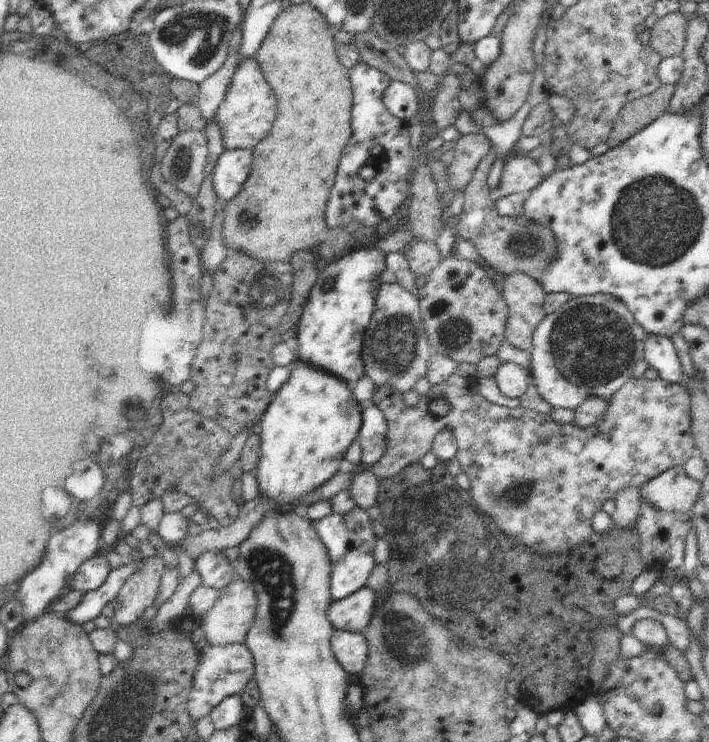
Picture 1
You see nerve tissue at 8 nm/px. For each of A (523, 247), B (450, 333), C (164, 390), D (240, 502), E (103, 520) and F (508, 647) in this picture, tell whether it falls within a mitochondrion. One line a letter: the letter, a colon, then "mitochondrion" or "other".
A: mitochondrion
B: mitochondrion
C: other
D: other
E: other
F: other

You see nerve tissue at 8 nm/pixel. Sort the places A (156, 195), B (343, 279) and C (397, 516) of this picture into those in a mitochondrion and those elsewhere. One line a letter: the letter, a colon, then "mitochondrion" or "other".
A: other
B: other
C: mitochondrion

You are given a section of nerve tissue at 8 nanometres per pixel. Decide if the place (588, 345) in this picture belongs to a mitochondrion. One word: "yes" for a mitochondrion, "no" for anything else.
yes

